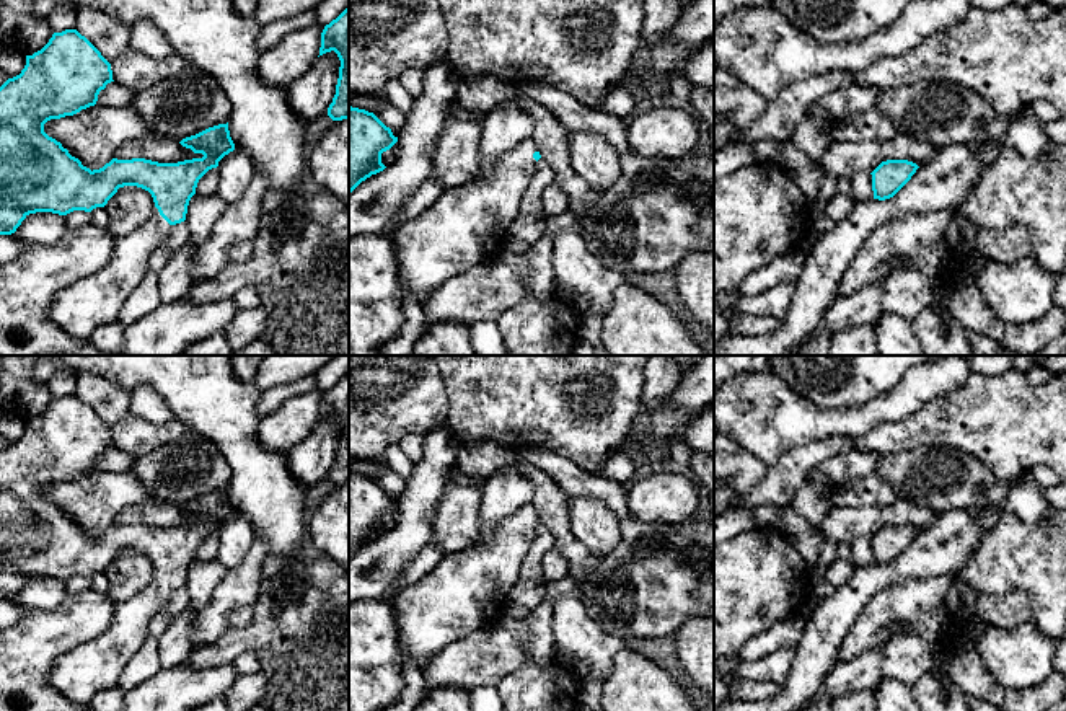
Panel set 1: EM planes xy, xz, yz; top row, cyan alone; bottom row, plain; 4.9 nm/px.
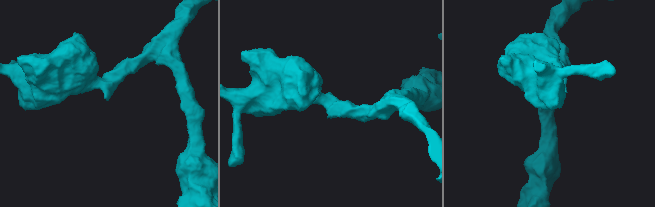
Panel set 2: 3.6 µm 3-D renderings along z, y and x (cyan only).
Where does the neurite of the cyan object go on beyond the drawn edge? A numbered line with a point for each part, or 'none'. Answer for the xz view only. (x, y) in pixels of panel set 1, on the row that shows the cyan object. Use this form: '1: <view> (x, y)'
1: xz (466, 225)

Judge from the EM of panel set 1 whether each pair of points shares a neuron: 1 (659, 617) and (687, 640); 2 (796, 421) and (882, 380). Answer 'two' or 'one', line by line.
1: two
2: two

